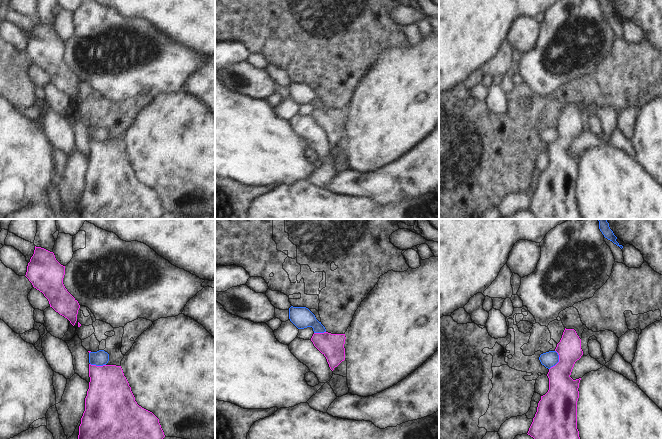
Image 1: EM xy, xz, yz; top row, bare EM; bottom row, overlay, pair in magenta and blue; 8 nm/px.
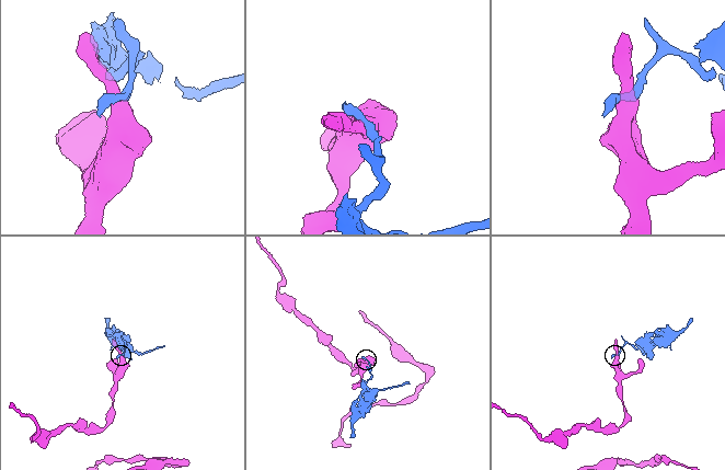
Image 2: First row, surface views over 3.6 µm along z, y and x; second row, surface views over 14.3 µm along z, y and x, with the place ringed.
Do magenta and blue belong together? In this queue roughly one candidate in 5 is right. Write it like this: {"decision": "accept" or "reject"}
{"decision": "reject"}

